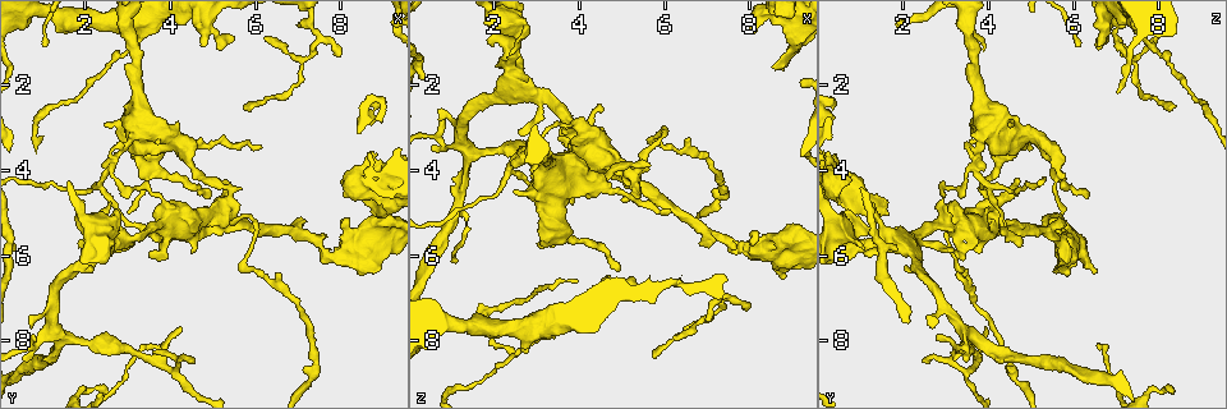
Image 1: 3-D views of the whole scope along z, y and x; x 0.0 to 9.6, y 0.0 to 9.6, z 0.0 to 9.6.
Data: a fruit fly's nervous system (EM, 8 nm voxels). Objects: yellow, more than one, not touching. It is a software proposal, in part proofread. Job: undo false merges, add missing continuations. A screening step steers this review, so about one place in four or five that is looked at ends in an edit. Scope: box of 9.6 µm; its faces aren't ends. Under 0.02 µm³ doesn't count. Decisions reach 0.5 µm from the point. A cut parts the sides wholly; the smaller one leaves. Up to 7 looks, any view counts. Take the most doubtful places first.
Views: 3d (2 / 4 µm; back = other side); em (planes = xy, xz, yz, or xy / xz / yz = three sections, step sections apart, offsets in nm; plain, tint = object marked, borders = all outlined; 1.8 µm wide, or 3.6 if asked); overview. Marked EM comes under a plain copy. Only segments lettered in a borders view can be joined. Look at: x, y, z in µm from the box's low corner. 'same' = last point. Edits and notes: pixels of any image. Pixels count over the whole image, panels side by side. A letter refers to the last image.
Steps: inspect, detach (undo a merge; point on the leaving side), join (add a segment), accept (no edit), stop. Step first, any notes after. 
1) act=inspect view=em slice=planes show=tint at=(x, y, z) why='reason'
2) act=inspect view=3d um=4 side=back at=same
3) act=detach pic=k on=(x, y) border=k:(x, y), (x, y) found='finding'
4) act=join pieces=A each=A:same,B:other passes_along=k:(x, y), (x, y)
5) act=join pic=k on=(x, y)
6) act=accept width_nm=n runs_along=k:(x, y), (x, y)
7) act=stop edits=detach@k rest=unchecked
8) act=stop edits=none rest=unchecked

act=inspect view=em um=3.6 slice=planes show=borders at=(3.20, 0.80, 7.65) why='three-way junction'

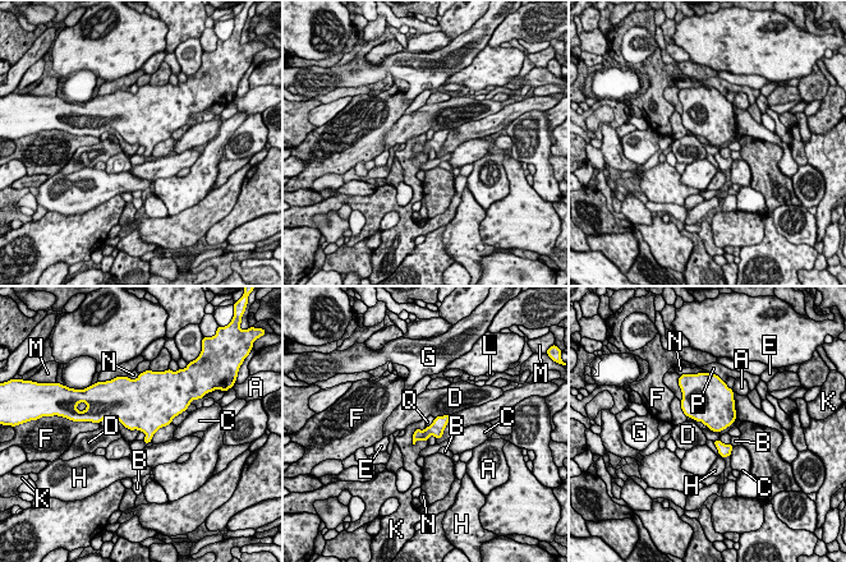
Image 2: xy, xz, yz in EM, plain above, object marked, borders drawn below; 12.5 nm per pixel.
act=accept width_nm=190 each=A:other,B:other,C:other,D:other,E:other,F:other,G:other,H:other,K:other,L:other,M:other,N:other,P:other,Q:other border=2:(426, 428), (413, 433), (412, 443) found='continuous, no second neuron'

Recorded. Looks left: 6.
act=inspect view=em slice=planes show=borders at=(8.50, 4.70, 1.55) why='branch stops here'

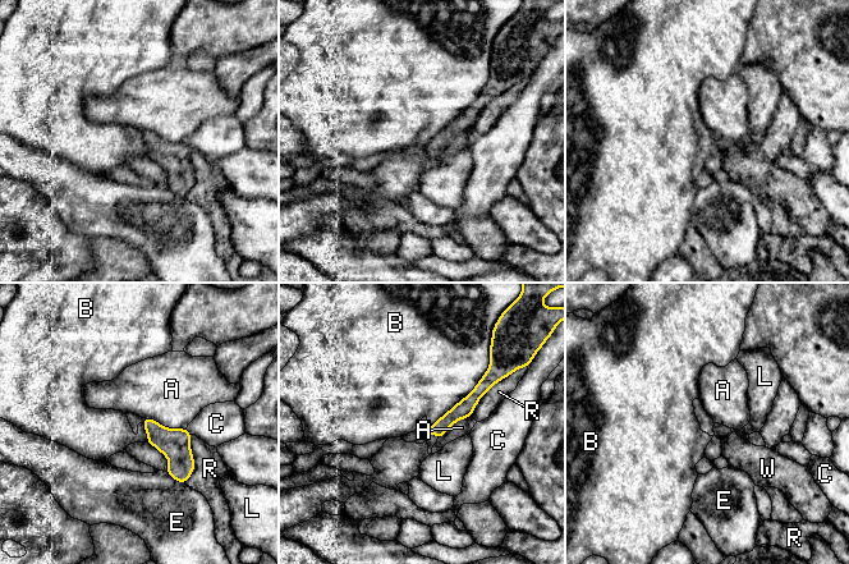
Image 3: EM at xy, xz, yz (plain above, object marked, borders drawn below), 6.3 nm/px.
act=join pieces=W each=A:other,B:other,C:other,E:other,L:other,R:other,W:same found='the neuron continues'

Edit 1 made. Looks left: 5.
act=inspect view=overview

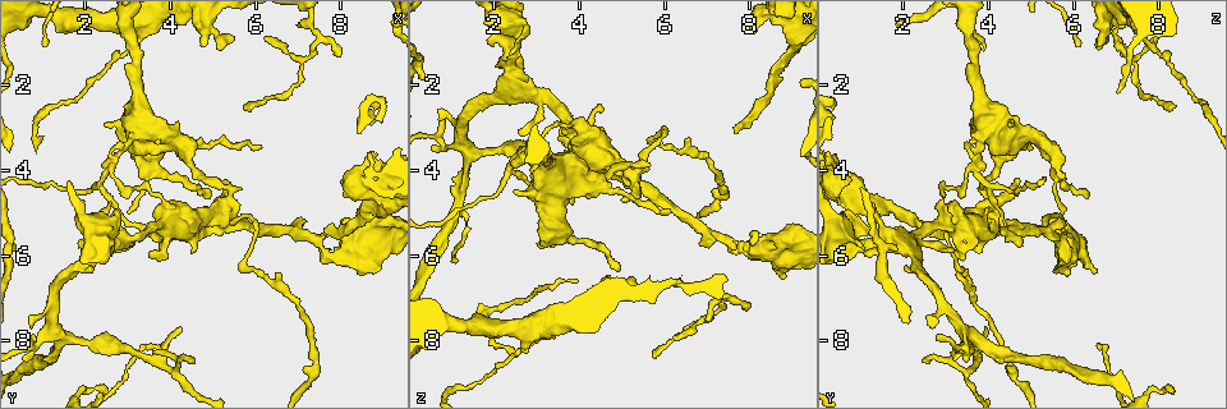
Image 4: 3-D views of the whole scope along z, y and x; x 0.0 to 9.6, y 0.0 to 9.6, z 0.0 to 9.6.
act=inspect view=em slice=planes show=borders at=(5.30, 5.05, 4.10) why='small branch off a trunk'

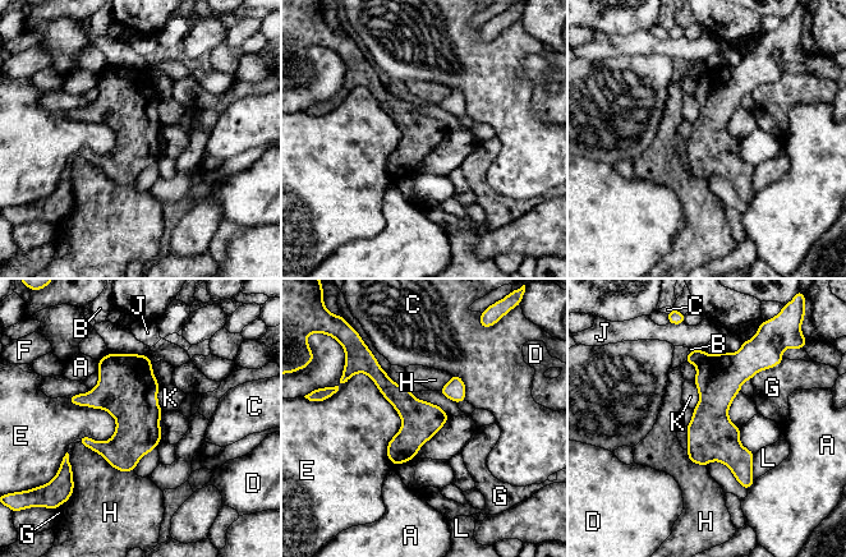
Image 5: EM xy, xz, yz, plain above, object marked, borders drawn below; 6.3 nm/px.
act=detach pic=5 on=(720, 377) each=A:other,B:other,C:other,D:other,E:other,F:other,G:other,H:other,J:other,K:other,L:other part_leaving=5:(750, 357), (718, 389), (745, 484) found='two neurons meet here'

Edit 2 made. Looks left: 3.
act=stop edits=join@3,detach@5 rest=unchecked

